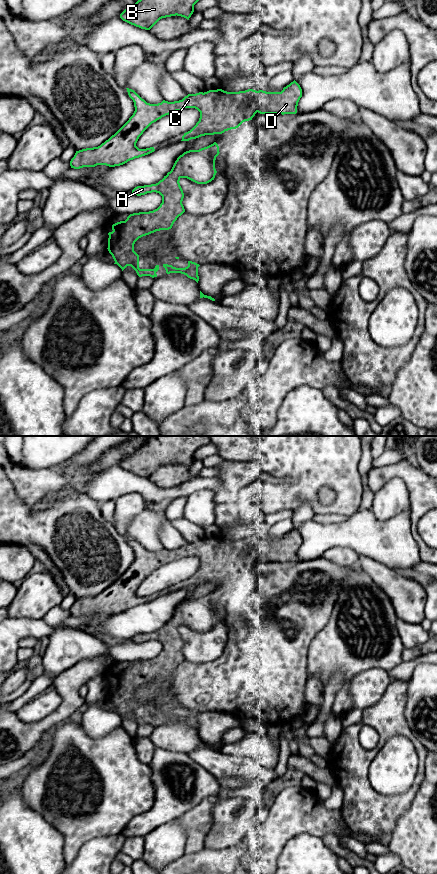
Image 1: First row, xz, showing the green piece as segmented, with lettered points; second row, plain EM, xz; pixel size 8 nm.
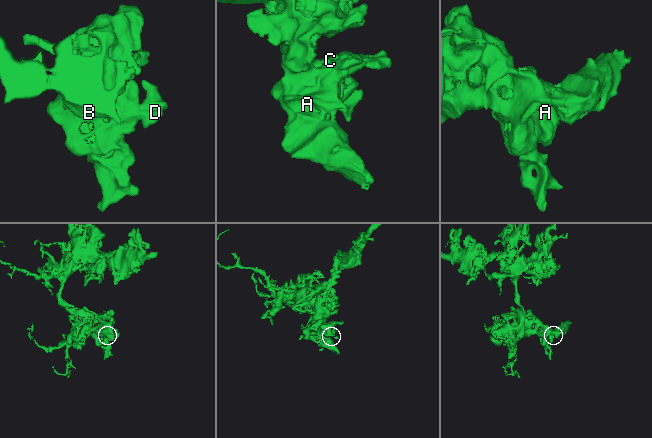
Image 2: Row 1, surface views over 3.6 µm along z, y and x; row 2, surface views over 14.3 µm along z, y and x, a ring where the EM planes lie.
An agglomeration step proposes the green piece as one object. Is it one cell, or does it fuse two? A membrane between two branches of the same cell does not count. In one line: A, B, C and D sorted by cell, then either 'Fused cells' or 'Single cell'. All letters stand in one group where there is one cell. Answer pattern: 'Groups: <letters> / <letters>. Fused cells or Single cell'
Groups: A B C D. Single cell

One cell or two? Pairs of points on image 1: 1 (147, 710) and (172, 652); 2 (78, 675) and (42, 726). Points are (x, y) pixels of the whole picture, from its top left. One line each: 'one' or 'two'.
1: one
2: one

